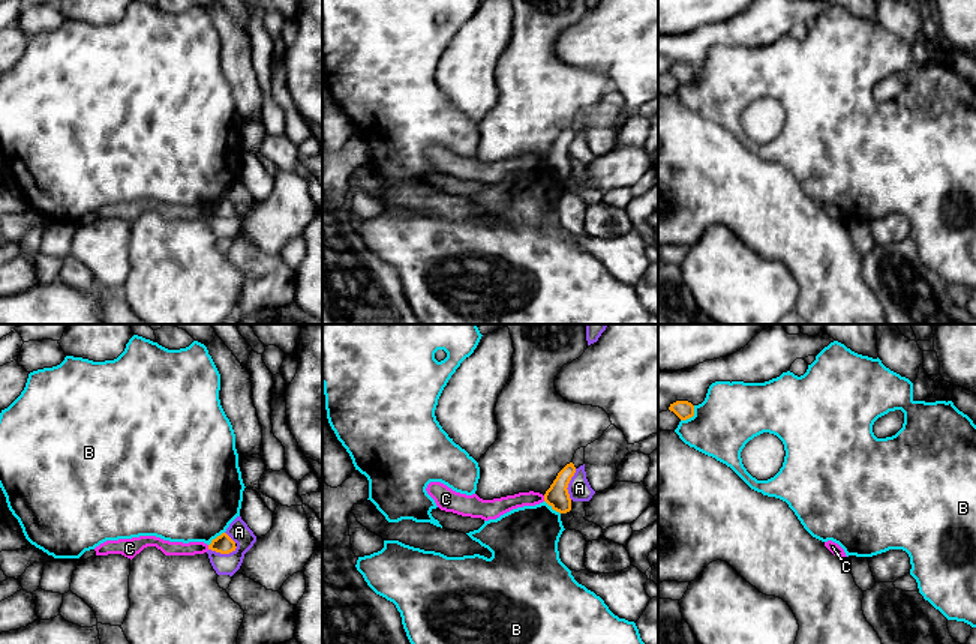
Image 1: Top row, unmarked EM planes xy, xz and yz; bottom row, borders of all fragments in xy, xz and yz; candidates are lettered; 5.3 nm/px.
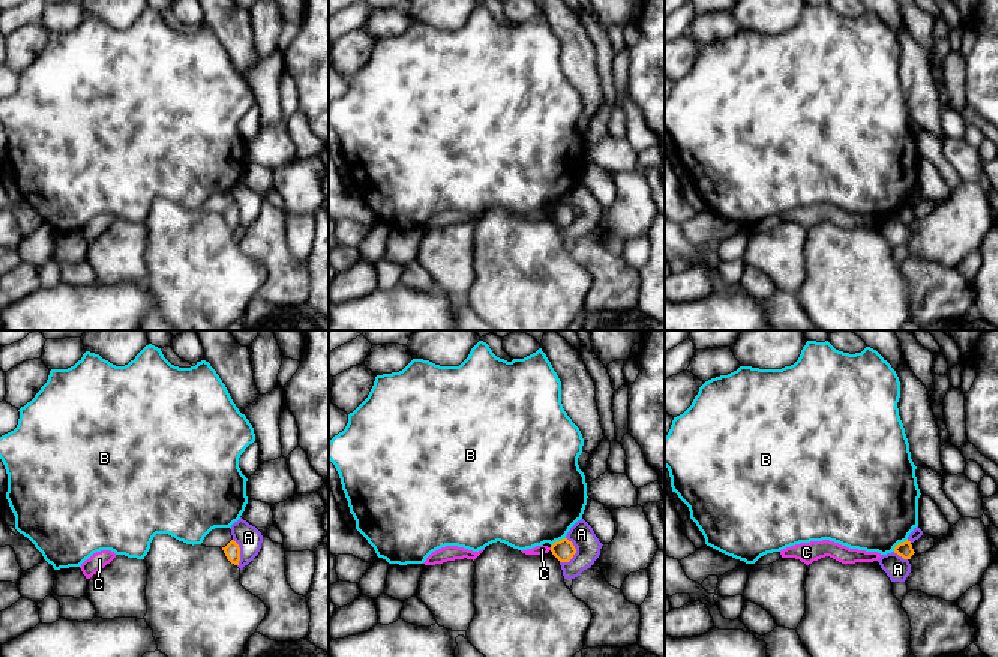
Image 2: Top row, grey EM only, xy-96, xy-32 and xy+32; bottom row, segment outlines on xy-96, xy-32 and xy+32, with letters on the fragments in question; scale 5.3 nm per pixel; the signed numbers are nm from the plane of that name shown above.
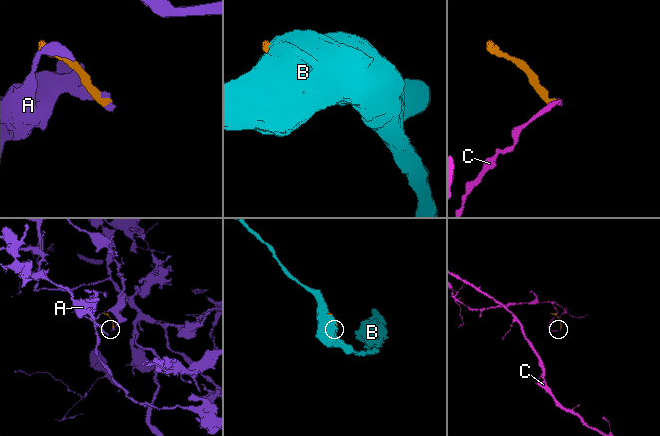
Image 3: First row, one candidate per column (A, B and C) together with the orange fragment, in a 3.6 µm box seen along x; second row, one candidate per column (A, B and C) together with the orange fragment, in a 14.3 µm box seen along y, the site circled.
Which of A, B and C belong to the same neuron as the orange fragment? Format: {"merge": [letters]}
{"merge": []}

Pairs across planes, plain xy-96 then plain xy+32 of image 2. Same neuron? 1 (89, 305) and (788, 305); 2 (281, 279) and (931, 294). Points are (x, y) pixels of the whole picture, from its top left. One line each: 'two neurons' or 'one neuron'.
1: two neurons
2: one neuron

